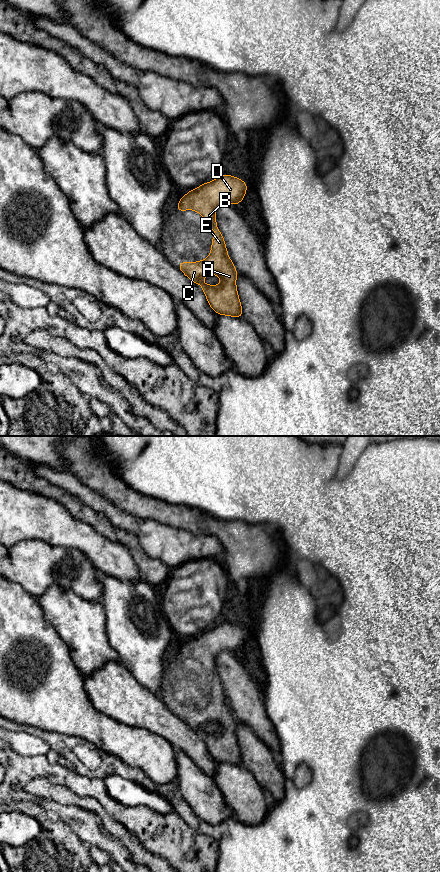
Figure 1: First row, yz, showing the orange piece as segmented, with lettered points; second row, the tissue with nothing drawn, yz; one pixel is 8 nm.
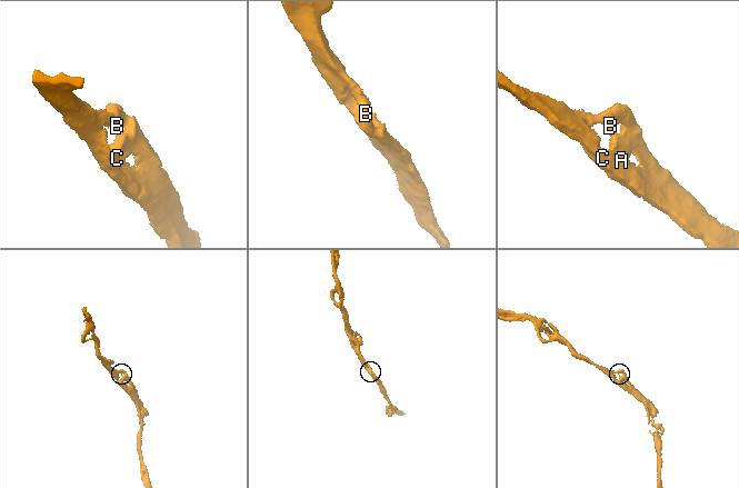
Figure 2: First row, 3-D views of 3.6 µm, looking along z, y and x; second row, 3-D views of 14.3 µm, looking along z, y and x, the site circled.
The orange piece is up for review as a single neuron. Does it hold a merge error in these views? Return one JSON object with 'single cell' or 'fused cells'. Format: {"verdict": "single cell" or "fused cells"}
{"verdict": "single cell"}

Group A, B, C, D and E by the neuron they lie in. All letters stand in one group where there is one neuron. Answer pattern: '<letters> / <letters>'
A B C D E

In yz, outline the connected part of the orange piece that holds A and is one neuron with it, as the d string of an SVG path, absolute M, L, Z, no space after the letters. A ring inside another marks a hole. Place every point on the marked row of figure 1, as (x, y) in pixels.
M224 174L212 182L188 191L180 198L176 207L180 212L187 209L196 210L206 219L207 227L216 230L211 254L205 260L192 264L180 261L178 268L201 286L210 307L217 314L232 317L244 317L235 284L238 272L227 255L223 236L215 221L215 208L225 202L235 206L244 199L247 187L241 179ZM208 274L217 274L221 278L221 285L203 284L202 279Z

